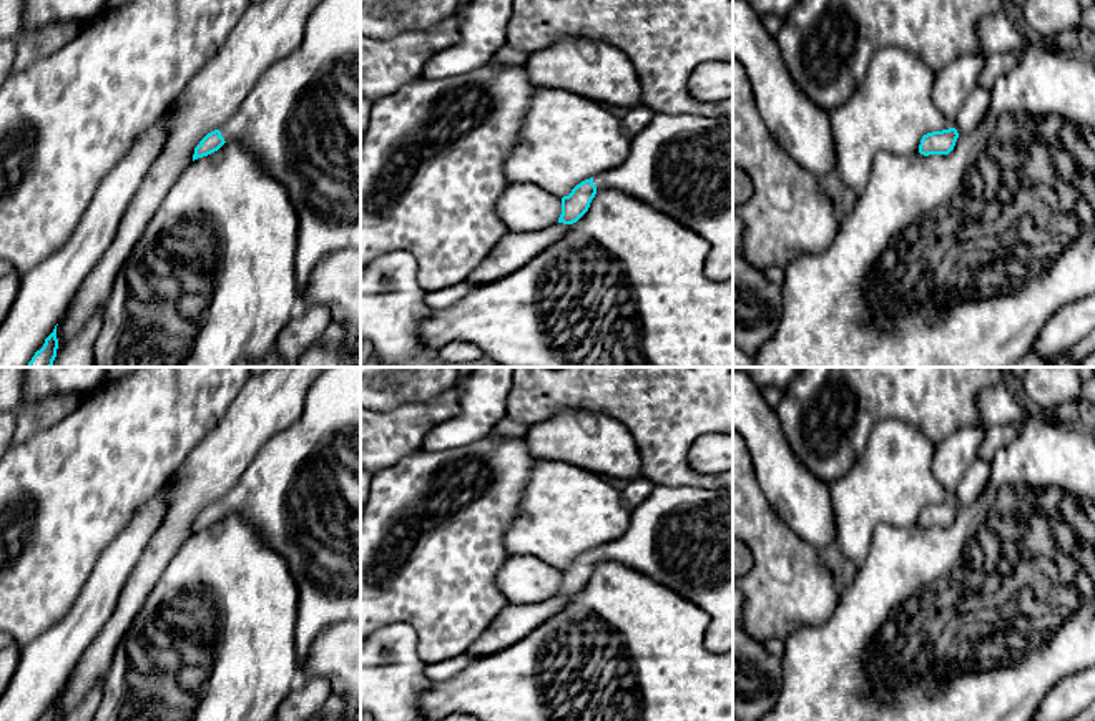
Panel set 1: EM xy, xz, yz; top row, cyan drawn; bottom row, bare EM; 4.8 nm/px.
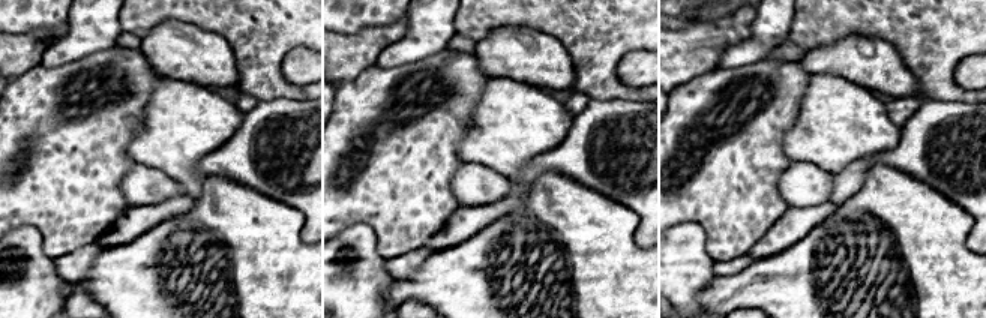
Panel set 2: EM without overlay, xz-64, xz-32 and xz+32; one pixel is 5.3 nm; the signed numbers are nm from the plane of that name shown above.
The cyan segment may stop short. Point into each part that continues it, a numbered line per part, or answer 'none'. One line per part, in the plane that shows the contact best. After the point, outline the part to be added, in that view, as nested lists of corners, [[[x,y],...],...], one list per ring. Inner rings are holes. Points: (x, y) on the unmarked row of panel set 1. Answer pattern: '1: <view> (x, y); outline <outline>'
1: xz (682, 537); outline [[[655,485],[645,502],[633,508],[625,535],[593,548],[597,565],[616,562],[703,608],[711,623],[705,648],[711,653],[733,651],[733,487]]]

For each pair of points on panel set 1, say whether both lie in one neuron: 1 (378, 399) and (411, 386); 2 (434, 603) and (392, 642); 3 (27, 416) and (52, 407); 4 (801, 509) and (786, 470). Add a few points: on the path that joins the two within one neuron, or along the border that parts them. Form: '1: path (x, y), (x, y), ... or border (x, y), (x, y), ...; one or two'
1: path (386, 397), (402, 386); one
2: border (378, 627), (407, 623), (424, 662); two
3: path (34, 416), (45, 412); one
4: path (800, 499), (786, 480); one

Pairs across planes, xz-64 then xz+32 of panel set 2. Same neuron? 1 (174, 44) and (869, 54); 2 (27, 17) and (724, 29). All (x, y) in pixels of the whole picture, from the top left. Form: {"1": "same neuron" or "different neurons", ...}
{"1": "same neuron", "2": "different neurons"}

